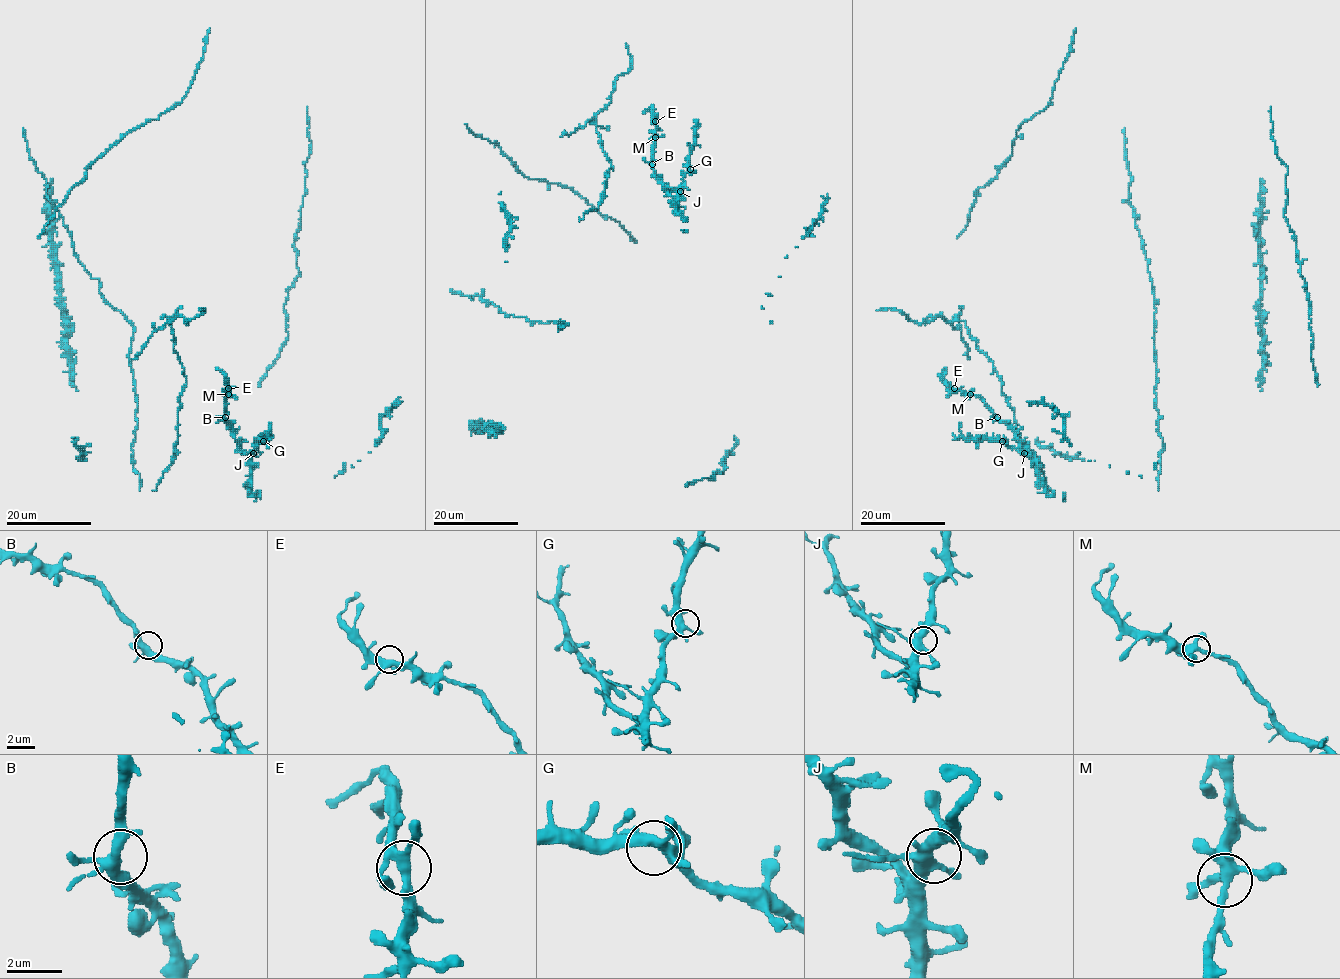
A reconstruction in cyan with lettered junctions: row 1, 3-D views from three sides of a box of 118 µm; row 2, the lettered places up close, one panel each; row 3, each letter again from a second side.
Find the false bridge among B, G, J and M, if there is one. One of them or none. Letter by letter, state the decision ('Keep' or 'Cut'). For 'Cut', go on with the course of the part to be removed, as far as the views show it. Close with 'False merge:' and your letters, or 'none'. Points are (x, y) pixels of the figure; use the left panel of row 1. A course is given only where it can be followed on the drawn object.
B: Keep
G: Keep
J: Keep
M: Keep
False merge: none

